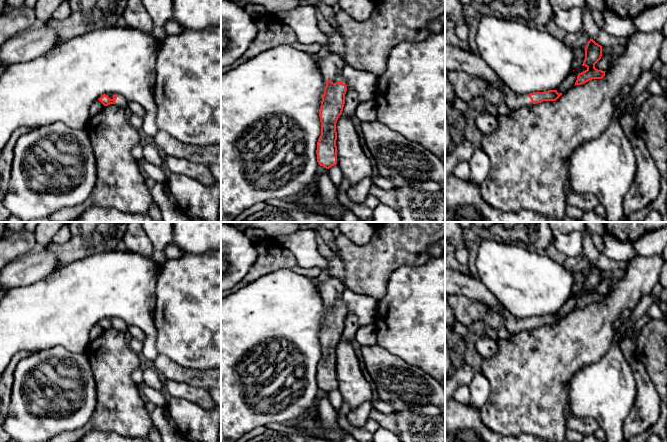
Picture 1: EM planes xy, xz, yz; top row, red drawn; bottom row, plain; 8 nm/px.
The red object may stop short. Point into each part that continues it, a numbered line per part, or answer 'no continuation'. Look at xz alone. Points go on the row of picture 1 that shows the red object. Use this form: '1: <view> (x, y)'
1: xz (331, 65)

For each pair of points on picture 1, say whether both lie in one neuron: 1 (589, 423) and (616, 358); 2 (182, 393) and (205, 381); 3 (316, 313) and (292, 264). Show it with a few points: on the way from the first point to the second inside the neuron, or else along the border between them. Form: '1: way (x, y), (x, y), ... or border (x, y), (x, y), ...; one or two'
1: border (569, 410), (575, 416), (592, 417), (600, 427); two
2: border (173, 380), (199, 386), (208, 391); two
3: border (274, 271), (289, 269), (314, 280); two

